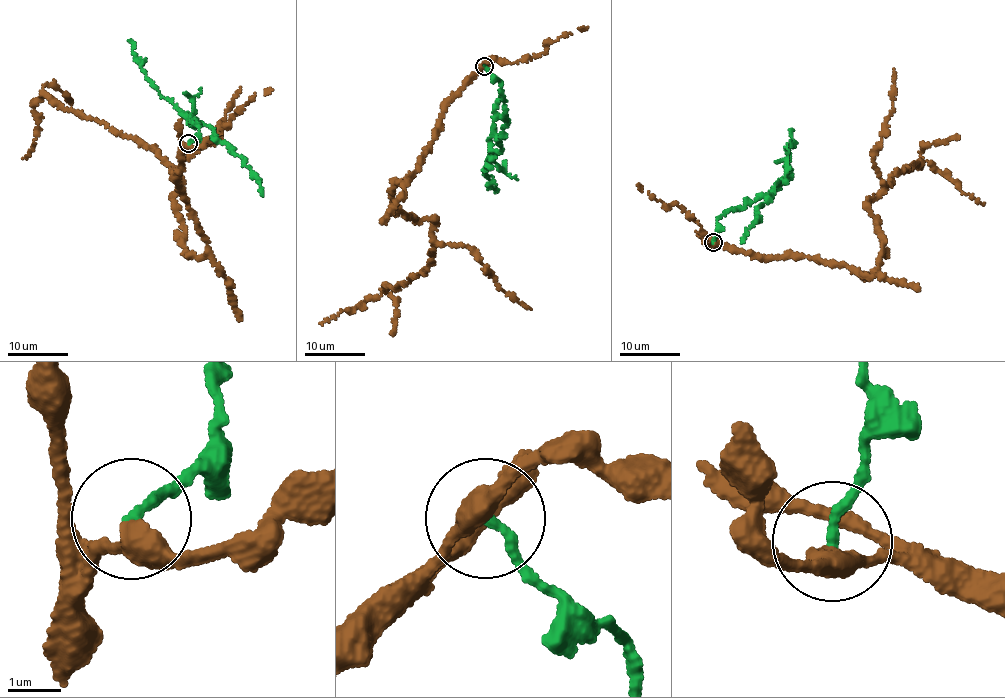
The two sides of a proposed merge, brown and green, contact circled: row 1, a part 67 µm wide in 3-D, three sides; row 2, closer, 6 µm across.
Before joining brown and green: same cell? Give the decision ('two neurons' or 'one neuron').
two neurons

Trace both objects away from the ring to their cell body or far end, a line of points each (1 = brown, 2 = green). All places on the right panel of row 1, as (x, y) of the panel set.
1: (713, 242), (764, 257), (807, 255), (867, 277), (882, 237), (868, 201), (907, 167), (925, 161), (983, 205)
2: (713, 242), (723, 213), (777, 190), (777, 181), (741, 242)

